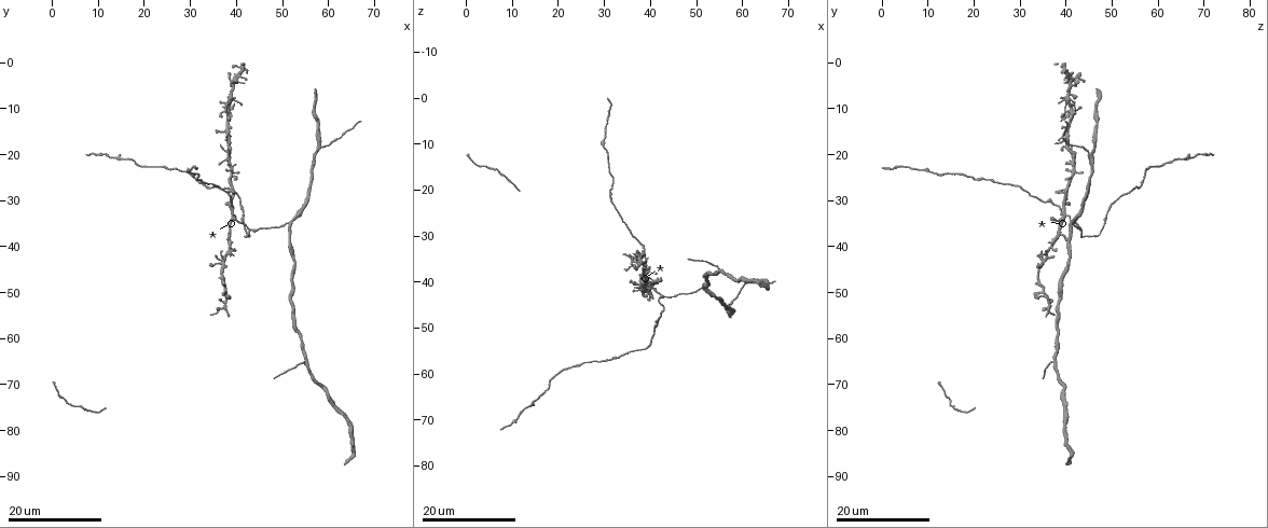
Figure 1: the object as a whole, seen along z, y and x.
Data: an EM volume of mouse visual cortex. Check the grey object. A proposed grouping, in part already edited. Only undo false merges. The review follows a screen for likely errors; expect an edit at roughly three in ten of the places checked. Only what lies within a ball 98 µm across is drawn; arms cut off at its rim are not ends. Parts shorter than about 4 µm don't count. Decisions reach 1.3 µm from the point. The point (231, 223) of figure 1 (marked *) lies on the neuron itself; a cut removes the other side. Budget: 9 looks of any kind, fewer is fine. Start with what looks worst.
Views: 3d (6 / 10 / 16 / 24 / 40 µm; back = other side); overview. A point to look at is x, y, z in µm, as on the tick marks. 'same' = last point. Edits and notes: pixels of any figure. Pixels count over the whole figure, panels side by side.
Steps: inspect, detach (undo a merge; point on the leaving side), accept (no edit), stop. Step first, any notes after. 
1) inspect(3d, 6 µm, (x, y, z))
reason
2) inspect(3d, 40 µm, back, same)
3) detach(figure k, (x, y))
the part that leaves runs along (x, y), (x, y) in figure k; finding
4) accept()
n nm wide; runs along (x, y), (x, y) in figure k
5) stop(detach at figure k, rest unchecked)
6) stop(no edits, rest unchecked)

inspect(3d, 24 µm, (55.0, 65.0, 37.5))
three arms meet

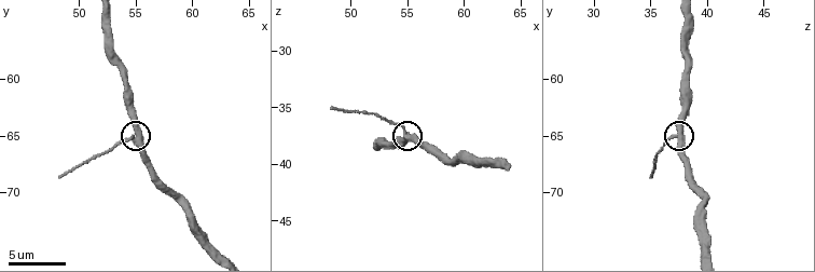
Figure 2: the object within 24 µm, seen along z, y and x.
inspect(3d, 6 µm, (55.0, 65.2, 37.4))

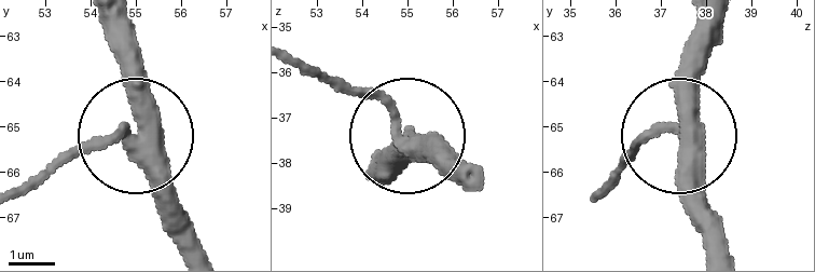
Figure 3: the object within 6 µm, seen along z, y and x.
accept()
side arm 9 µm; 3 arms; continuous, no second neuron

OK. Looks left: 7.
inspect(3d, 16 µm, (42.5, 36.0, 43.0))
branch point

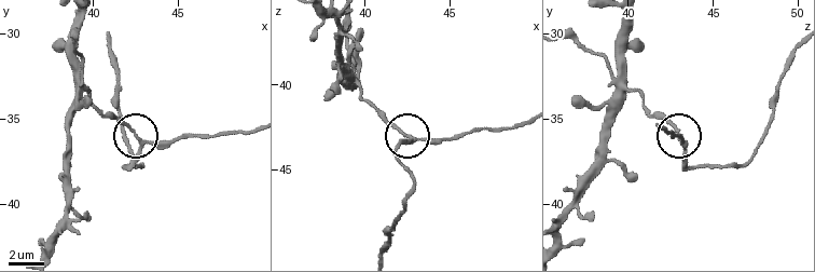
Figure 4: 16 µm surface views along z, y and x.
inspect(3d, 6 µm, (43.0, 36.5, 43.2))
zoom in

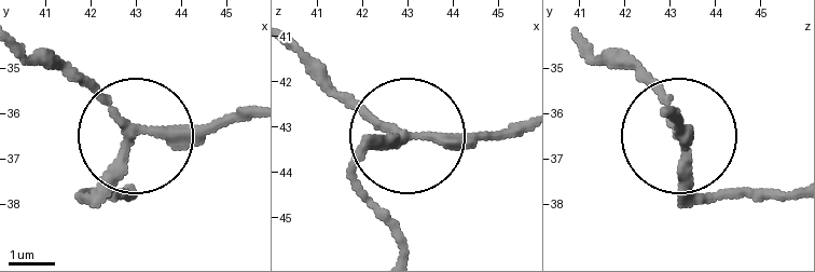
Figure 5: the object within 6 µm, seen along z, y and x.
accept()
runs along (26, 45), (119, 123), (114, 170), (83, 192) in figure 5; one neuron here

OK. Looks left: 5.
inspect(3d, 16 µm, (57.5, 20.0, 45.5))

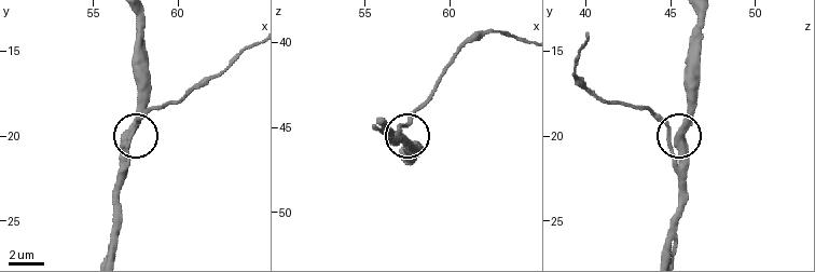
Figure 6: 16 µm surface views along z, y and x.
inspect(3d, 10 µm, same)

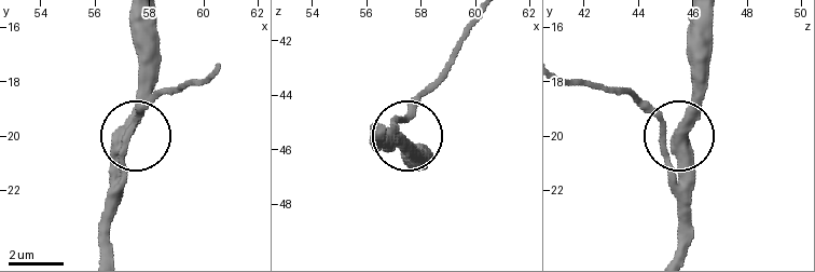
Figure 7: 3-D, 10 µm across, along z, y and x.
accept()
3 arms; runs along (107, 249), (113, 159), (153, 78) in figure 7; continuous, no second neuron

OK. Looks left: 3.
inspect(3d, 16 µm, (52.0, 35.5, 41.0))
branch point

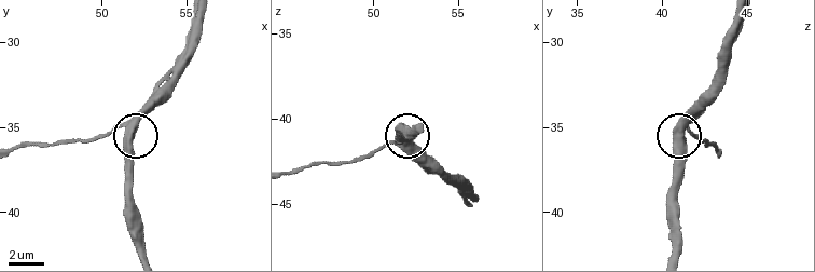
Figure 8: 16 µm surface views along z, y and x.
inspect(3d, 10 µm, (51.8, 35.3, 40.8))

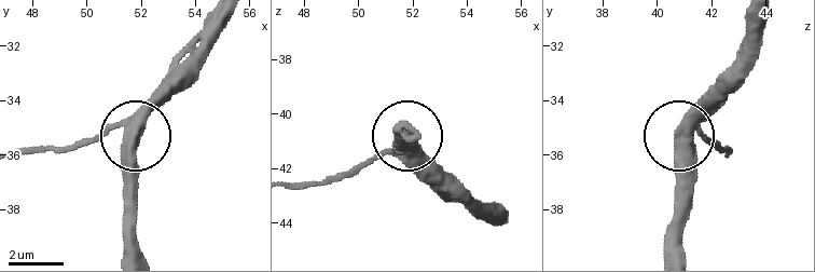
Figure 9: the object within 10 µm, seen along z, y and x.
accept()
3 arms; runs along (18, 153), (134, 128), (169, 93) in figure 9; one neuron here

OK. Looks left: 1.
stop(no edits, rest unchecked)

